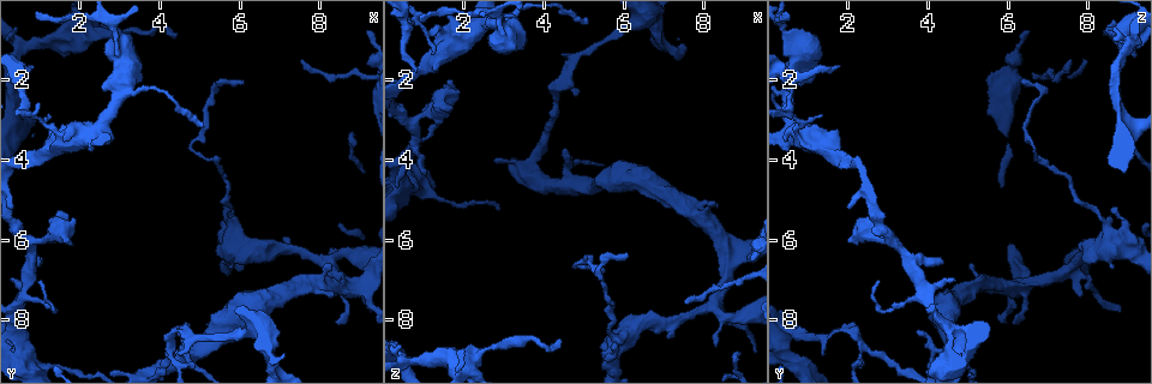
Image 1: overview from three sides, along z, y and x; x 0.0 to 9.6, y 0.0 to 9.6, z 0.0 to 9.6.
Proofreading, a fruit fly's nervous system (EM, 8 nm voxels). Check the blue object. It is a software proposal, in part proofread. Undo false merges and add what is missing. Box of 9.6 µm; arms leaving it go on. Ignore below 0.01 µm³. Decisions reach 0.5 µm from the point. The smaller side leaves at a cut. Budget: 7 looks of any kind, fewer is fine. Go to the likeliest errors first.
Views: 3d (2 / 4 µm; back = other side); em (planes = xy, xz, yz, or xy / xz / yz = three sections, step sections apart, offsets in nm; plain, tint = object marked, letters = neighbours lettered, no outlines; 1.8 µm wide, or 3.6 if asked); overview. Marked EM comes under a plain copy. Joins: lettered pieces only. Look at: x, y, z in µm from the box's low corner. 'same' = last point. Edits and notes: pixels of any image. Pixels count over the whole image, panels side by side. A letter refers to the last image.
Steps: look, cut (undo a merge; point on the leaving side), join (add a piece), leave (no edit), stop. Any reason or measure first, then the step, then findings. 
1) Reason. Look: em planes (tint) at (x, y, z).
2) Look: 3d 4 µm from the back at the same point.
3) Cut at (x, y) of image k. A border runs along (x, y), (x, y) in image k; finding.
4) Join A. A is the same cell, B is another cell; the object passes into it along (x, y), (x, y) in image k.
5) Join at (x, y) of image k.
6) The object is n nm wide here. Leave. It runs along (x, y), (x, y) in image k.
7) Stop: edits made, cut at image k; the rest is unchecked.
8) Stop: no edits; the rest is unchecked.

Free end. Look: em planes (letters) at (9.10, 0.75, 6.50).

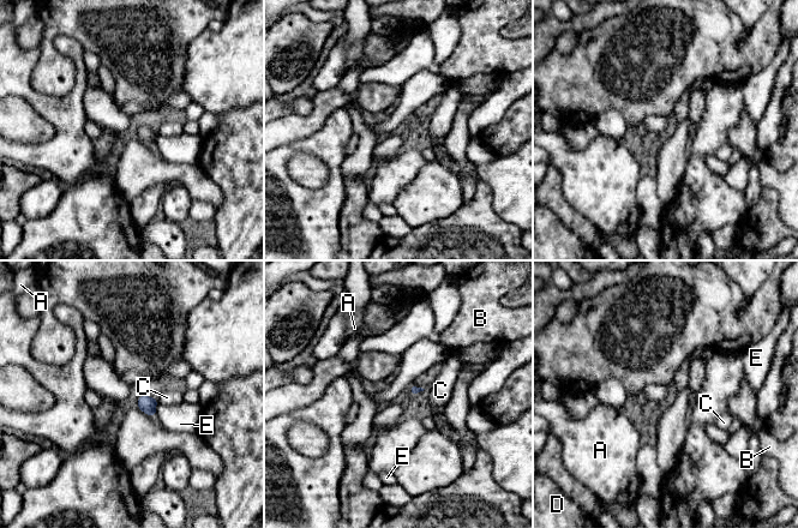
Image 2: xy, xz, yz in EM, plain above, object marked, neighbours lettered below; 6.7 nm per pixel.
Leave. A, B, C, D and E are other cells; a border runs along (157, 401), (155, 416) in image 2; none of them fits.

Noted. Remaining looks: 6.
Three-way junction. Look: em planes (letters) at (0.60, 1.15, 8.95).

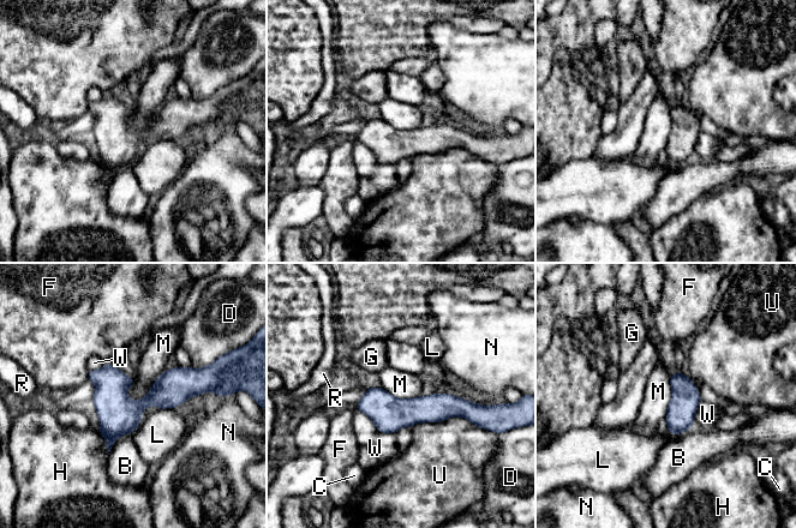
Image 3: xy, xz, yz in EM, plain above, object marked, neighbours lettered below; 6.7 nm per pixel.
Leave. B, C, D, F, G, H, L, M, N, R, U and W are other cells; continuous, no second neuron.

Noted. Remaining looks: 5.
Look: 3d 4 µm at (1.35, 5.80, 2.65).

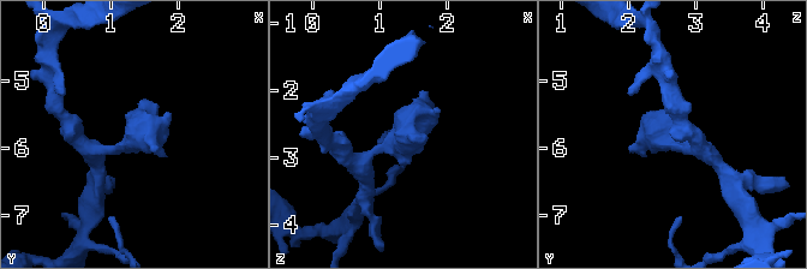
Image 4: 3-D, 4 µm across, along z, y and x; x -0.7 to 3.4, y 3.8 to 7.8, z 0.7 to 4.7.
Look: em 3.6 µm yz step 8 (tint) at (1.35, 5.80, 2.70).

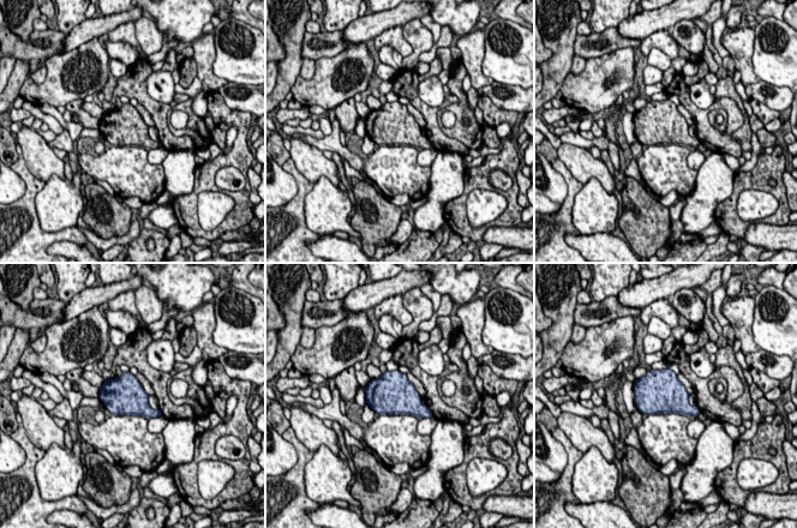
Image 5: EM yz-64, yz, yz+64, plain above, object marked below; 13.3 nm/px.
Look: em 3.6 µm yz step 8 (letters) at the same point.

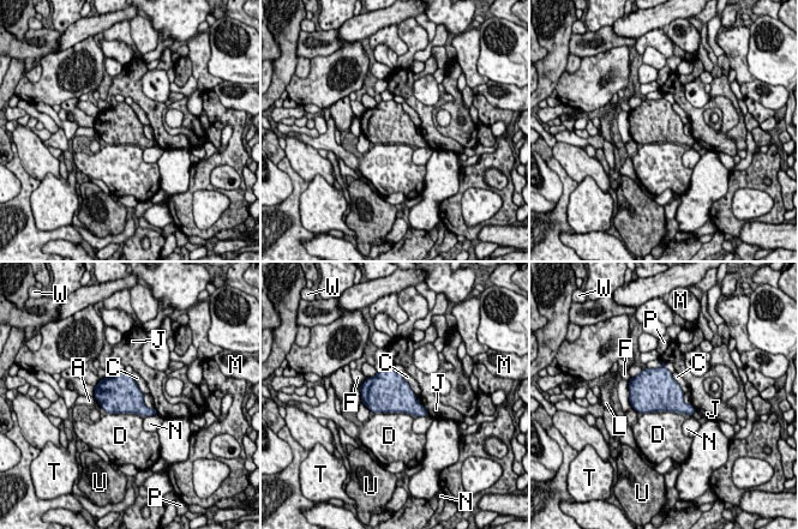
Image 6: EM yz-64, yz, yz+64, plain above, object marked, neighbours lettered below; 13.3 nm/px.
Leave. A, C, D, F, J, L, M, N, P, T, U and W are other cells; a border runs along (695, 410), (690, 415) in image 6; continuous, no second neuron.

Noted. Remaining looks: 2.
Stop: no edits; the rest is unchecked.

